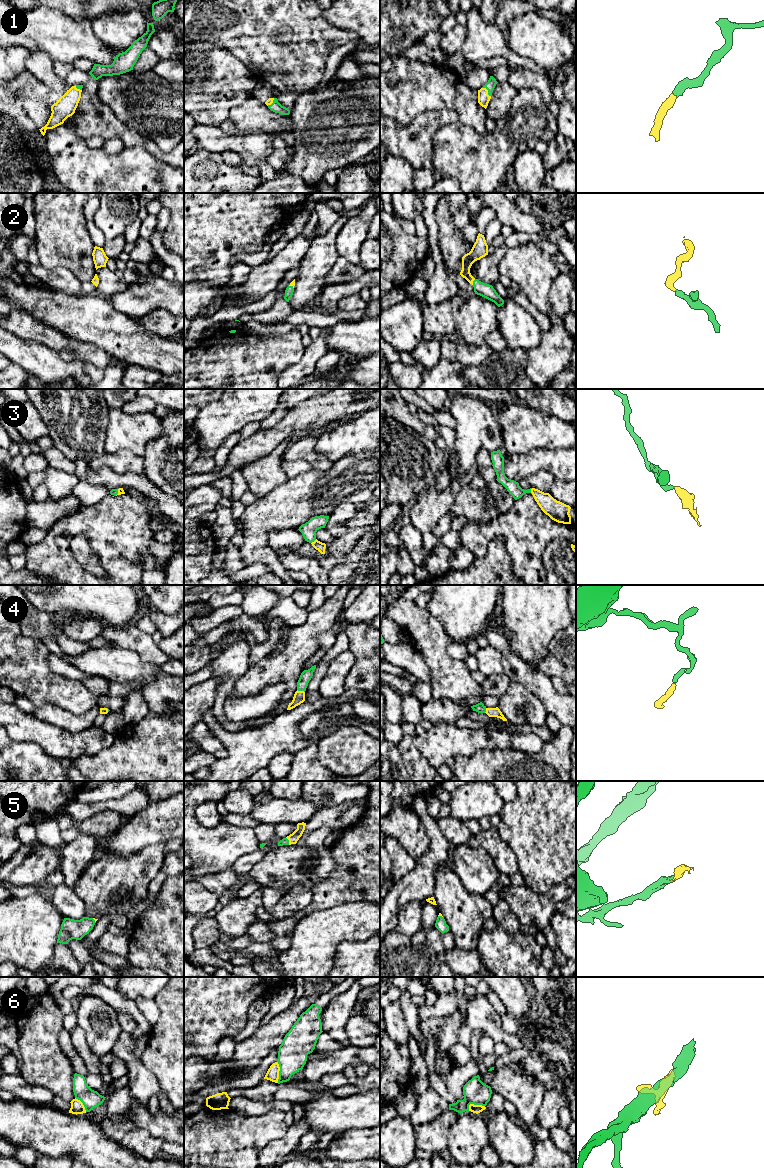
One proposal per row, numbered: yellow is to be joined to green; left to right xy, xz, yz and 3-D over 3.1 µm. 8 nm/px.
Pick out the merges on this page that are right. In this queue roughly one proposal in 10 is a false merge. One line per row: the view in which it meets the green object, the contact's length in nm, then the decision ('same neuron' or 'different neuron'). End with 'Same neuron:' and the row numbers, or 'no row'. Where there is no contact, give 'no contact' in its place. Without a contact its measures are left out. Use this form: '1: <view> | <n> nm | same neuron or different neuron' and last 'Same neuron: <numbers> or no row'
1: yz | 100 nm | same neuron
2: yz | 50 nm | same neuron
3: yz | 50 nm | same neuron
4: xz | 70 nm | same neuron
5: xz | 70 nm | same neuron
6: xz | 180 nm | different neuron
Same neuron: 1, 2, 3, 4, 5

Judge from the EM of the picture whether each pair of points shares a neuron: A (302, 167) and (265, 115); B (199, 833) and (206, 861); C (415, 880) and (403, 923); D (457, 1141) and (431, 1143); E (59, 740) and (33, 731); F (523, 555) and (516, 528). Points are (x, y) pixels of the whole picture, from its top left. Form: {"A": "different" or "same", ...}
{"A": "different", "B": "same", "C": "different", "D": "different", "E": "same", "F": "same"}

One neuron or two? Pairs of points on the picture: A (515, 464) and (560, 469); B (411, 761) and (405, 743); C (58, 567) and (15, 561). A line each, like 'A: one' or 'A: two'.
A: one
B: one
C: two

